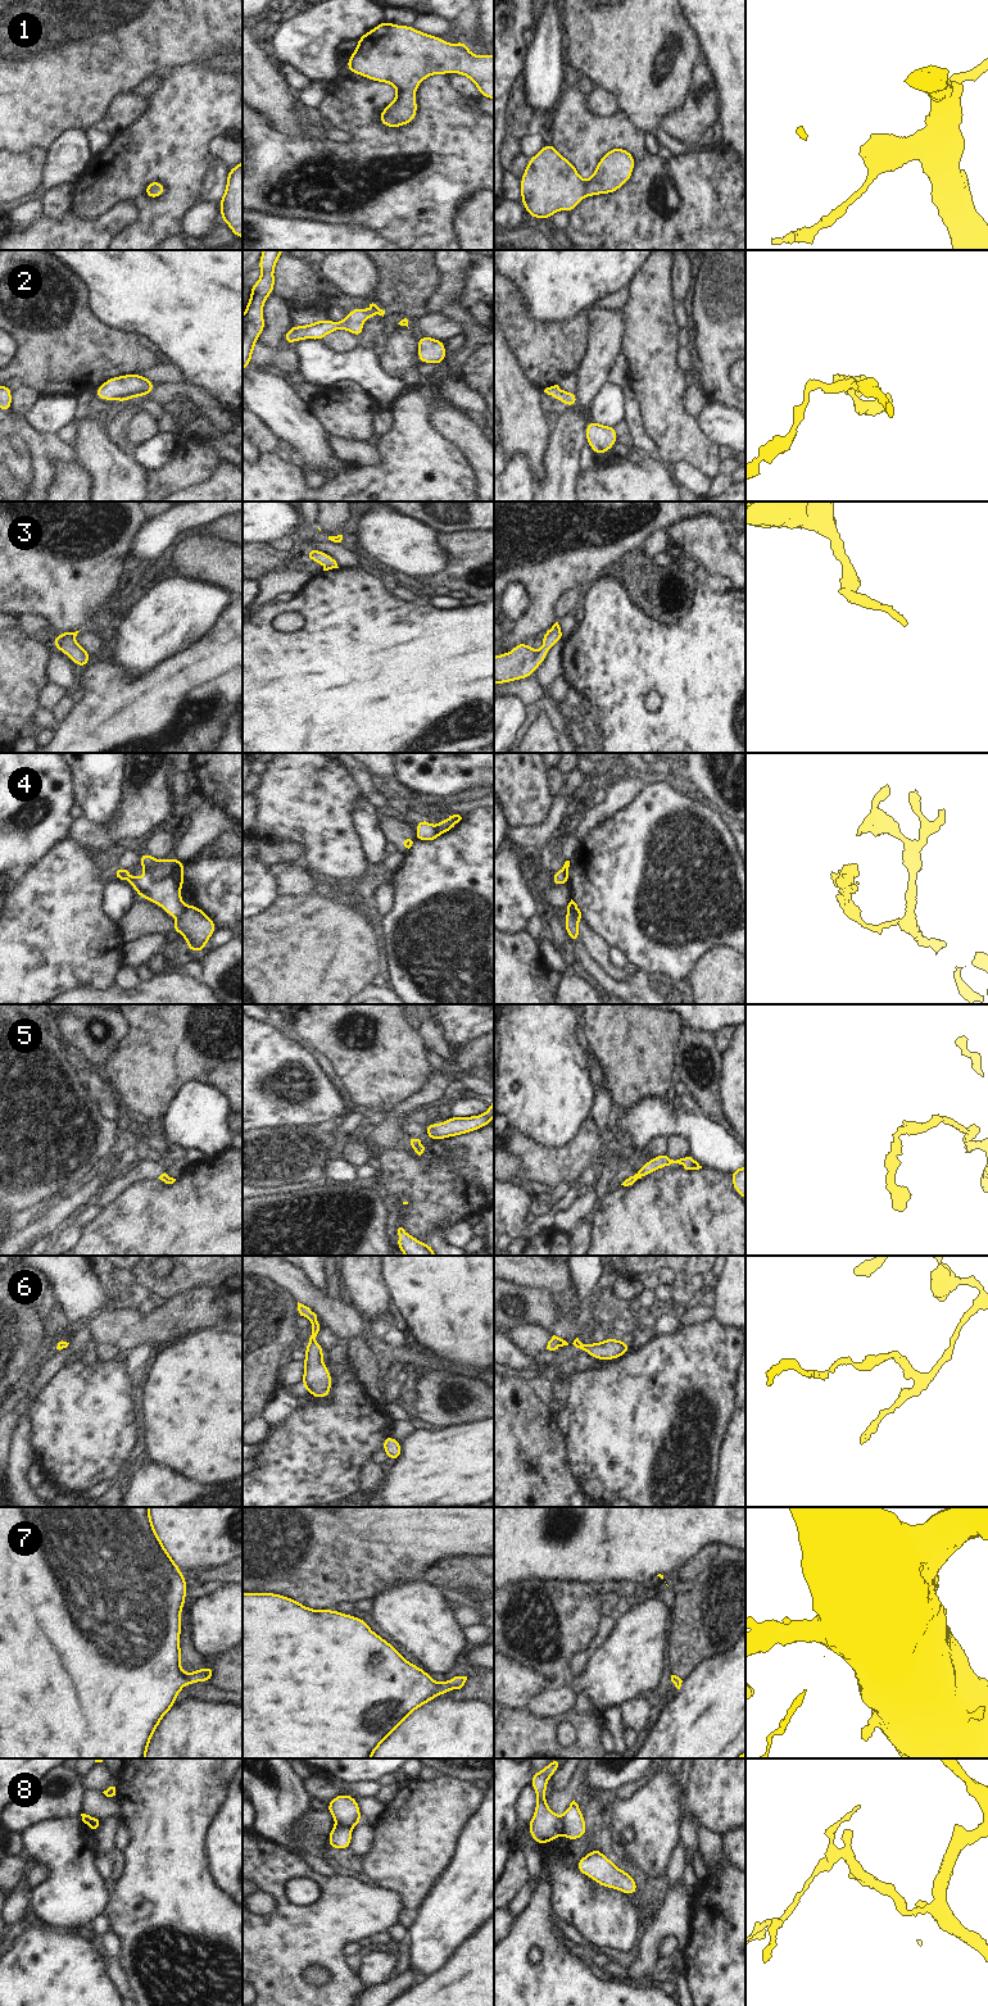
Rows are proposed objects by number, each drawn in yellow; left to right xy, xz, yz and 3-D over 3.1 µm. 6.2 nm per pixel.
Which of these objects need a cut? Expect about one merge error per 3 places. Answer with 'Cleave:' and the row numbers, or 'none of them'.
Cleave: 4, 8.

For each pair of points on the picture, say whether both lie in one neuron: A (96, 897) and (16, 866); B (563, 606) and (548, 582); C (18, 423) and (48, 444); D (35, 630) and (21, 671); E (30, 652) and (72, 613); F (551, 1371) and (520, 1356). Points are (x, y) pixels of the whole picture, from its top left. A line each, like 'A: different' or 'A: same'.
A: different
B: different
C: same
D: different
E: different
F: same

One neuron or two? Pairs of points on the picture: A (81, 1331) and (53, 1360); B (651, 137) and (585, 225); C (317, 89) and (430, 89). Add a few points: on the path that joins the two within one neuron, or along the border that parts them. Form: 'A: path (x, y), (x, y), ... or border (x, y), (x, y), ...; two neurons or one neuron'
A: path (81, 1340), (62, 1355); one neuron
B: border (646, 132), (646, 148), (657, 154); two neurons
C: border (327, 84), (326, 92), (316, 109); two neurons

